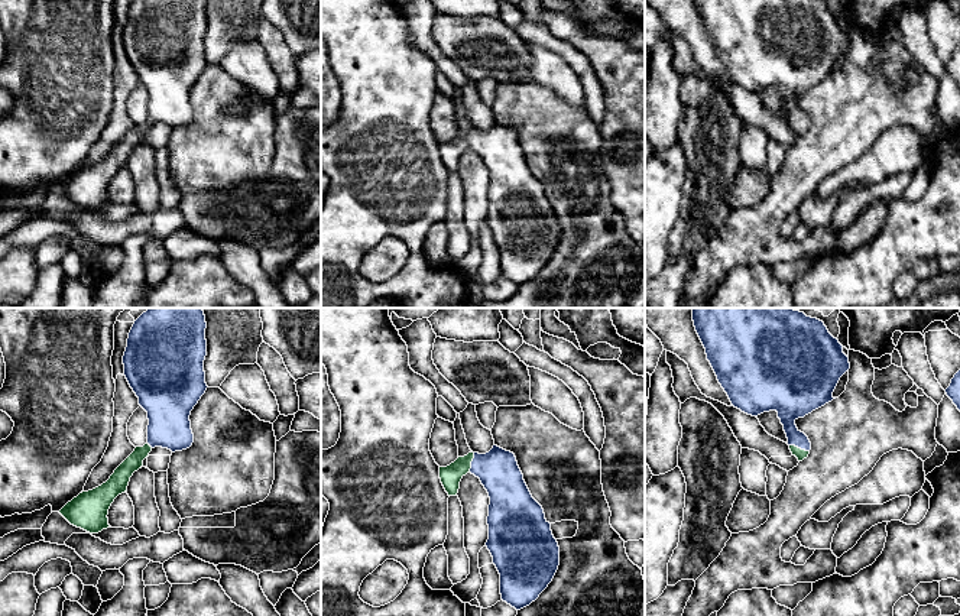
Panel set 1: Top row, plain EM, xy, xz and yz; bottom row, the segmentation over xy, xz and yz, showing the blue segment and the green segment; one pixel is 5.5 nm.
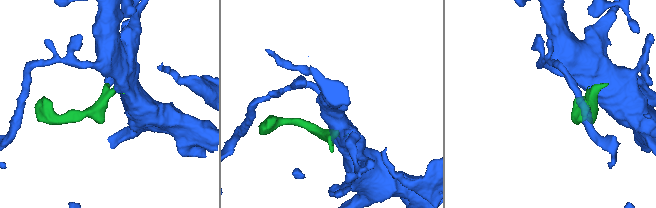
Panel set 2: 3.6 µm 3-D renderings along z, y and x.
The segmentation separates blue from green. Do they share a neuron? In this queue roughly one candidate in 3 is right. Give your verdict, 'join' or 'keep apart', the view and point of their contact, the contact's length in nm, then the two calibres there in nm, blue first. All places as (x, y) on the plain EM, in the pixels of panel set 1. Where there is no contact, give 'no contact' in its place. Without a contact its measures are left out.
join | xz (472, 139) | 120 nm | 220/120 nm

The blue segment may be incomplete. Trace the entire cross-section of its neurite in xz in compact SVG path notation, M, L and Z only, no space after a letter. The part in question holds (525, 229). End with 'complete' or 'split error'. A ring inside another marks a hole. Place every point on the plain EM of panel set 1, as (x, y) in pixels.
M497 121L486 130L468 129L440 143L448 172L457 172L461 155L471 149L489 169L487 226L500 250L502 276L520 286L535 278L560 241L560 223L532 174L513 129Z; split error

